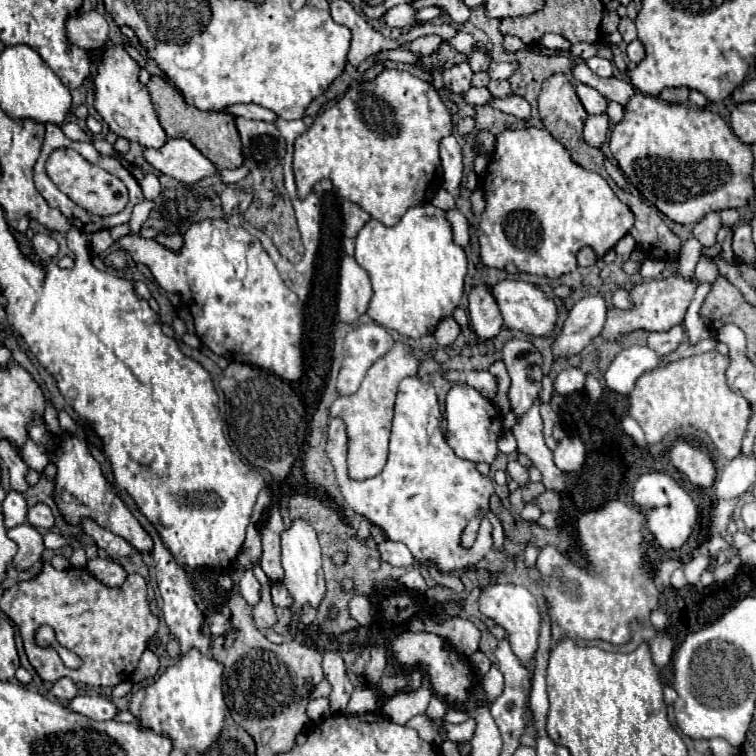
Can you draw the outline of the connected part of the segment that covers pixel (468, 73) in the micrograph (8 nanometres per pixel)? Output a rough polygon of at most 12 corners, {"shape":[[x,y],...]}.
{"shape":[[468,63],[444,71],[444,87],[452,93],[470,89],[474,71]]}

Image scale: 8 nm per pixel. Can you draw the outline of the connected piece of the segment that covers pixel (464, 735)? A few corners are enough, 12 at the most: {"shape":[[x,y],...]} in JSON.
{"shape":[[474,719],[460,725],[444,723],[446,735],[454,743],[472,739]]}

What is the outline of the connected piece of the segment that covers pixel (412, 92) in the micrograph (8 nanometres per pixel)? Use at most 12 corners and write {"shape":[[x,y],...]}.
{"shape":[[384,69],[294,141],[300,199],[330,179],[386,227],[442,187],[452,117]]}

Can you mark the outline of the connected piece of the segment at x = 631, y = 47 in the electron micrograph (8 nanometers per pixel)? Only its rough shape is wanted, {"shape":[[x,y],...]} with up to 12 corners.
{"shape":[[638,39],[628,43],[626,53],[632,63],[640,63],[646,55]]}

